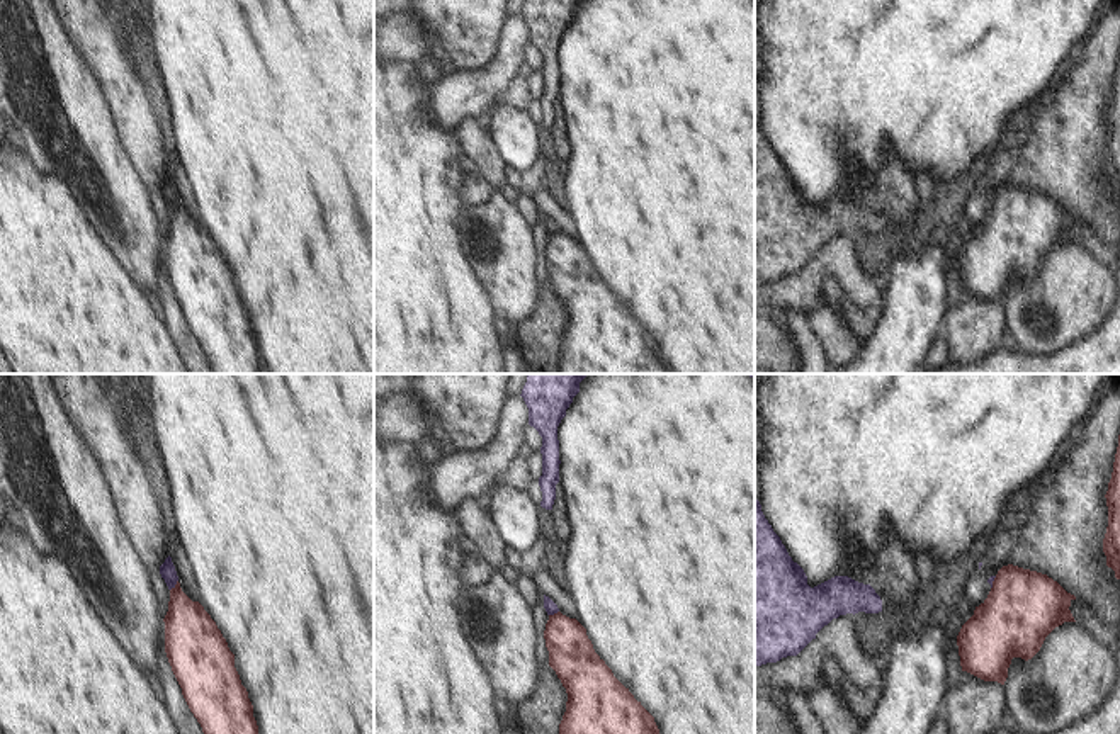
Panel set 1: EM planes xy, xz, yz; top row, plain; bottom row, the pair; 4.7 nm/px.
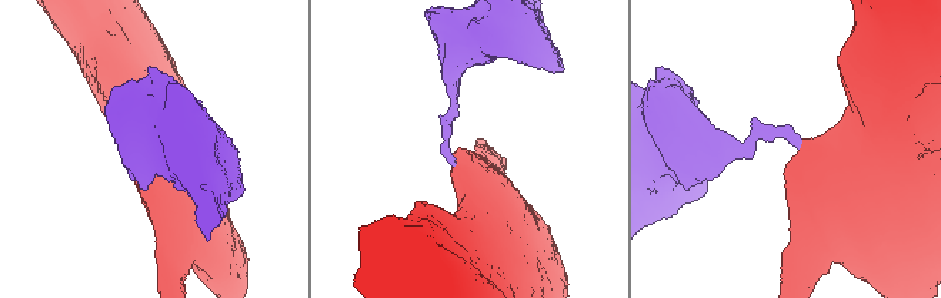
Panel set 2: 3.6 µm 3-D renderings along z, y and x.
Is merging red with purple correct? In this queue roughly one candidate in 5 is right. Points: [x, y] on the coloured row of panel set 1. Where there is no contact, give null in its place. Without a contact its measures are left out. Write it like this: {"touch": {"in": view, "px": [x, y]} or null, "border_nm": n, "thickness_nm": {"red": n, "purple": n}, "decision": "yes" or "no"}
{"touch": {"in": "xy", "px": [175, 585]}, "border_nm": 70, "thickness_nm": {"red": 240, "purple": 80}, "decision": "no"}

